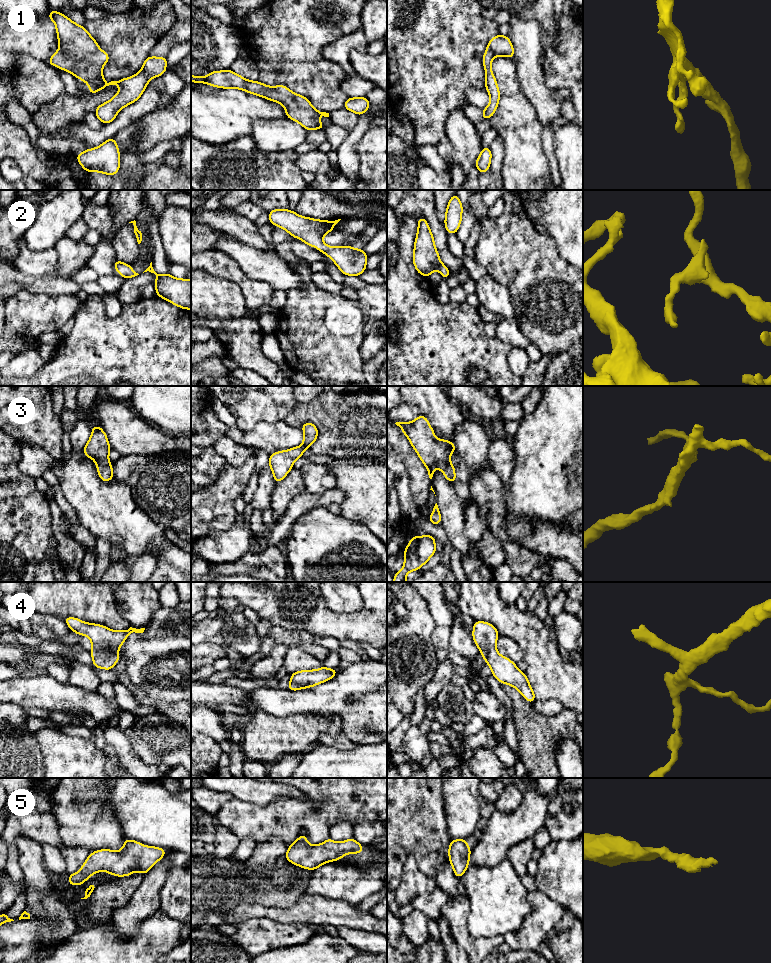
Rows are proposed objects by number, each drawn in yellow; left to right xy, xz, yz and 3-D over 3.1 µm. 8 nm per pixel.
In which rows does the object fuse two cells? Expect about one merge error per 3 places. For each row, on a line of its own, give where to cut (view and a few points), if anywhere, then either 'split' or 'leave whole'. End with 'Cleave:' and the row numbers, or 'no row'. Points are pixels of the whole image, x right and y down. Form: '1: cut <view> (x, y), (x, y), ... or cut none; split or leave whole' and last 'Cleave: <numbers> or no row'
1: cut none; leave whole
2: cut none; leave whole
3: cut none; leave whole
4: cut none; leave whole
5: cut none; leave whole
Cleave: no row

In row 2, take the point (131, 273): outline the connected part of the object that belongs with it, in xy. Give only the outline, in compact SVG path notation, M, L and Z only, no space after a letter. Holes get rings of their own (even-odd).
M117 258L114 262L114 269L121 274L121 276L124 279L129 279L129 278L133 278L137 275L139 275L138 273L136 273L132 268L131 265L120 262Z

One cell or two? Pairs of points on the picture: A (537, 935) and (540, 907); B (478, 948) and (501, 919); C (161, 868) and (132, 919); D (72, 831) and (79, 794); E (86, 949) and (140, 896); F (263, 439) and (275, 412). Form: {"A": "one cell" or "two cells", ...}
{"A": "one cell", "B": "two cells", "C": "one cell", "D": "one cell", "E": "two cells", "F": "two cells"}

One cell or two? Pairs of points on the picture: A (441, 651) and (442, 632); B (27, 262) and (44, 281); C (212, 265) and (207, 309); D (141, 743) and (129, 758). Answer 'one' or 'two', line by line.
A: one
B: two
C: two
D: two

